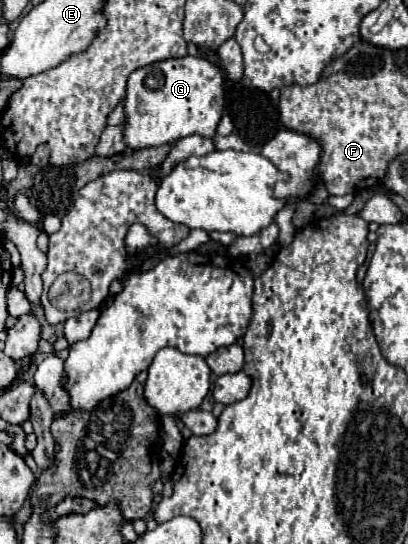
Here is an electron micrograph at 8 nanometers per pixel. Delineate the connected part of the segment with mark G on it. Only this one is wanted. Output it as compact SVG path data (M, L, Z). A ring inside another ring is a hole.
M182 56L162 60L144 68L138 68L130 74L124 98L124 112L126 112L126 128L124 128L124 142L130 148L152 148L162 146L166 142L176 142L180 138L198 134L204 138L212 138L216 134L216 126L222 118L224 109L224 78L216 64L208 62L202 56ZM156 78L160 82L158 88L148 88L146 80Z

